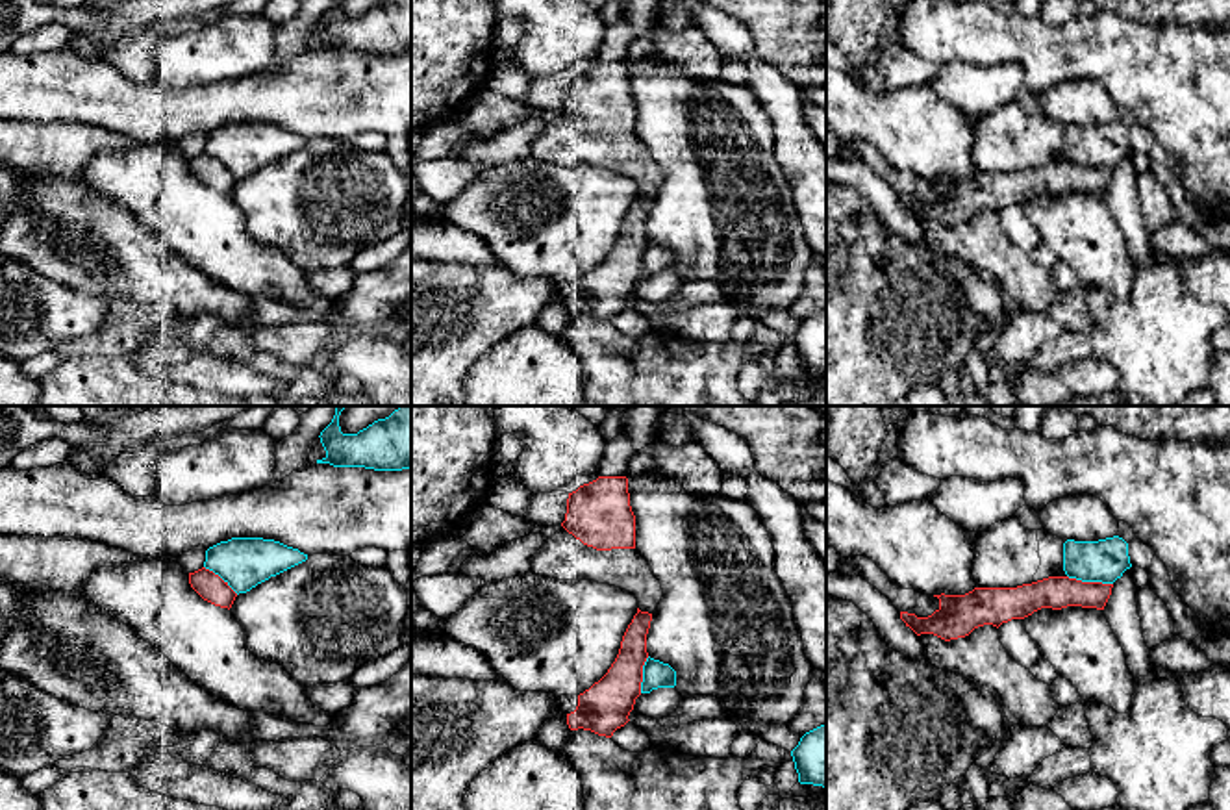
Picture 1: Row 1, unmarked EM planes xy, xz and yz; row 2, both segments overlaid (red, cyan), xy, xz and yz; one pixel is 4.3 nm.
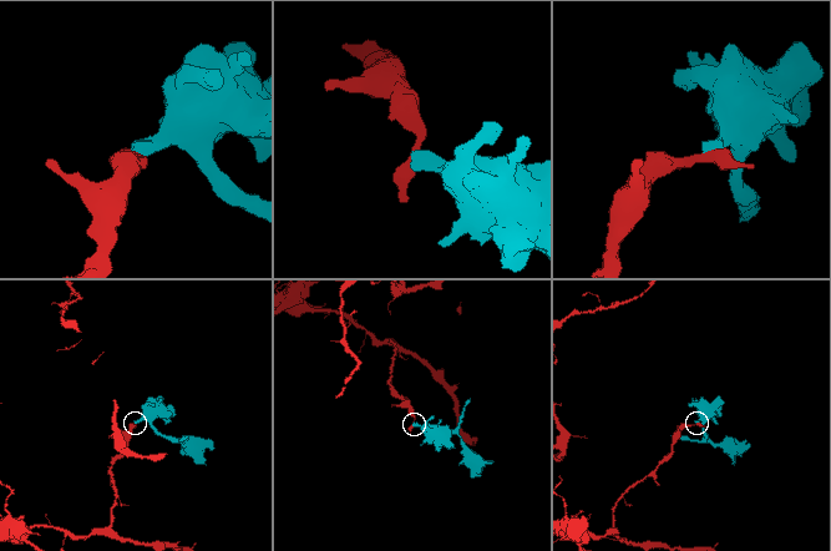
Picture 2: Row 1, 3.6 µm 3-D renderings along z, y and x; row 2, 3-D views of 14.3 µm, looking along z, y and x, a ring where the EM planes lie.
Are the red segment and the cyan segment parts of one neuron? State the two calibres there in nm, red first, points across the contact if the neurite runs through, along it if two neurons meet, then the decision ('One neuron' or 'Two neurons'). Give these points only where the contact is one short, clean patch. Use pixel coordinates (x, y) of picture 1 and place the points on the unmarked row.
Thickness 140 nm (red) against 190 nm. Boundary: yz (1067, 160), (1079, 165), (1112, 169). Two neurons

